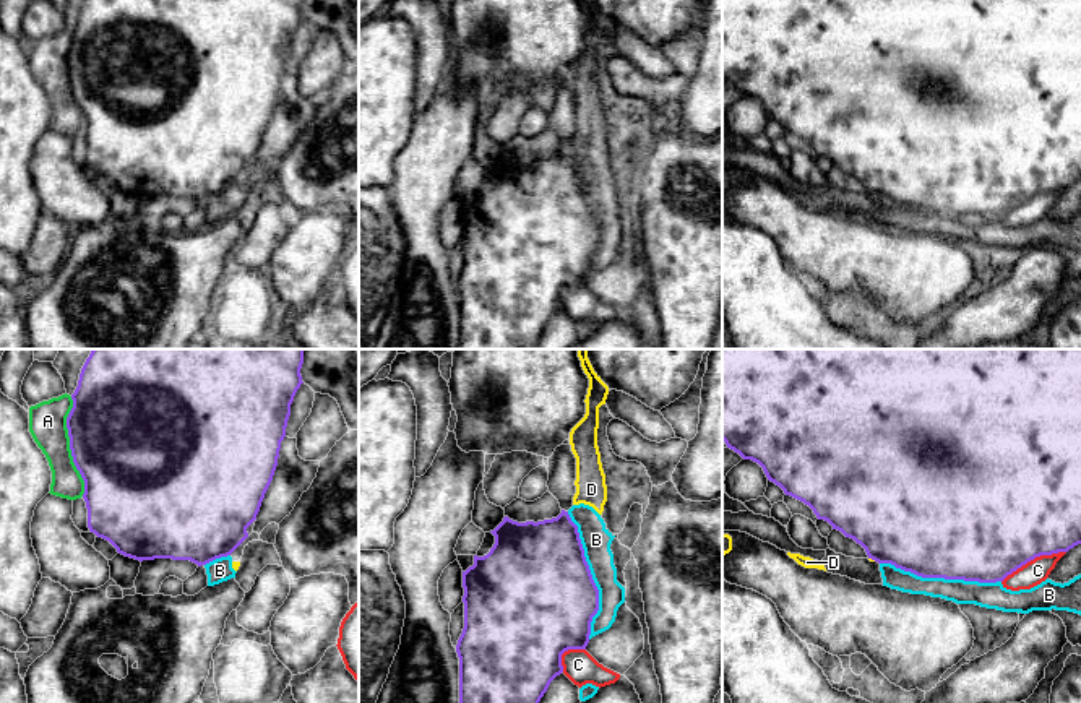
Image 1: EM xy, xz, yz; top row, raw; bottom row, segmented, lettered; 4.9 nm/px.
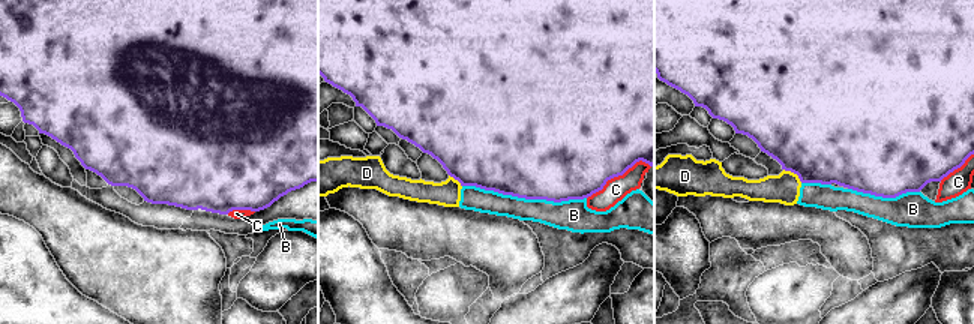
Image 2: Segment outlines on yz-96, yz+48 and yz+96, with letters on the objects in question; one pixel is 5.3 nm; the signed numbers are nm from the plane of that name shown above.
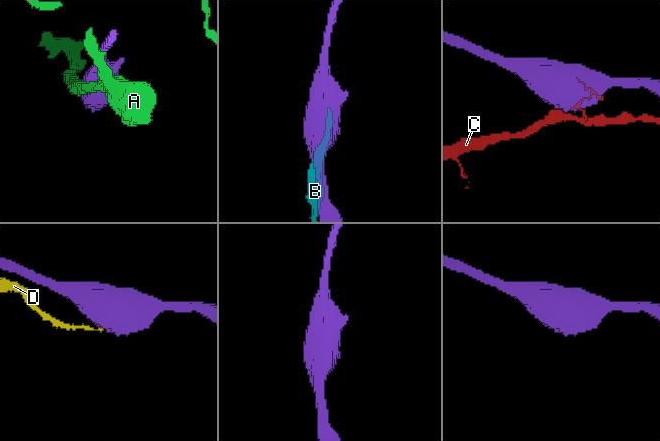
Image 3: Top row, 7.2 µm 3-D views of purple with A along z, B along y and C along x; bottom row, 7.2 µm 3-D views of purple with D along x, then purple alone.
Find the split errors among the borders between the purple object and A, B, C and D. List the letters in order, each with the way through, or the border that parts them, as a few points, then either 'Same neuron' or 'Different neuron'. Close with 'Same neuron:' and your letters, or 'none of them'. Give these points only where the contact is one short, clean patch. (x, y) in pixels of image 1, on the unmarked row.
A: Different neuron
B: Different neuron
C: Different neuron
D: Boundary: yz (869, 194), (875, 197). Different neuron
Same neuron: none of them

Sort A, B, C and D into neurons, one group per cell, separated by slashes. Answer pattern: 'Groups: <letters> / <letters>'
Groups: A / B D / C

